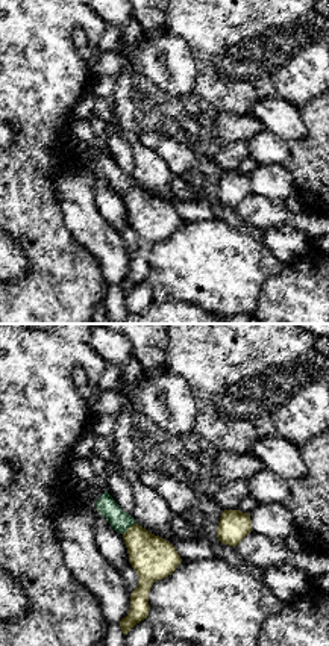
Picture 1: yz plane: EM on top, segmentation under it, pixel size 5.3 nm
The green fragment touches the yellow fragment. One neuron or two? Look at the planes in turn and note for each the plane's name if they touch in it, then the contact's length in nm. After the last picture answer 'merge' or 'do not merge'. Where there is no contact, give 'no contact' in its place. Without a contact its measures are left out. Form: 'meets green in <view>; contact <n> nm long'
meets green in yz; contact 90 nm long

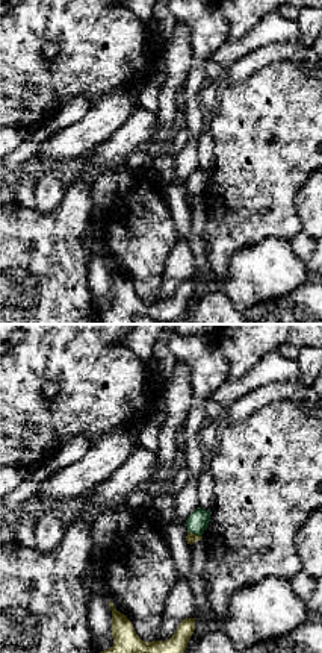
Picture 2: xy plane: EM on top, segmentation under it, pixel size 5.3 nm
meets green in xy; contact 90 nm long

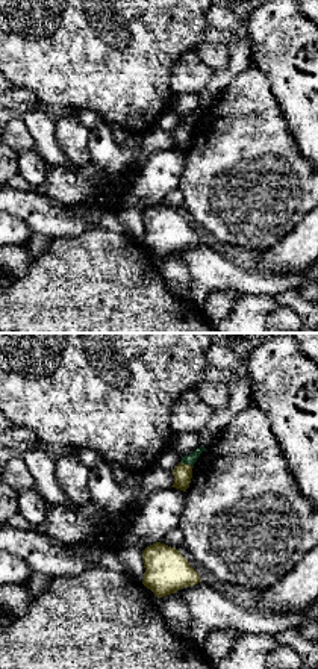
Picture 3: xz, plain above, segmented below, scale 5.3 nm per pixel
meets green in xz; contact 80 nm long

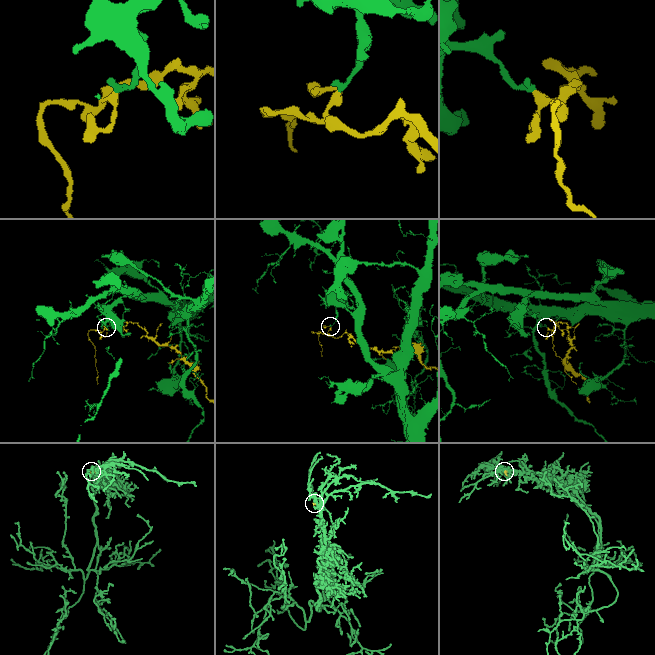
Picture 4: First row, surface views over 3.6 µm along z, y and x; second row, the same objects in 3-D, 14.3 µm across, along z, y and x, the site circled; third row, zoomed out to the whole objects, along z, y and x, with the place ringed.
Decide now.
do not merge

